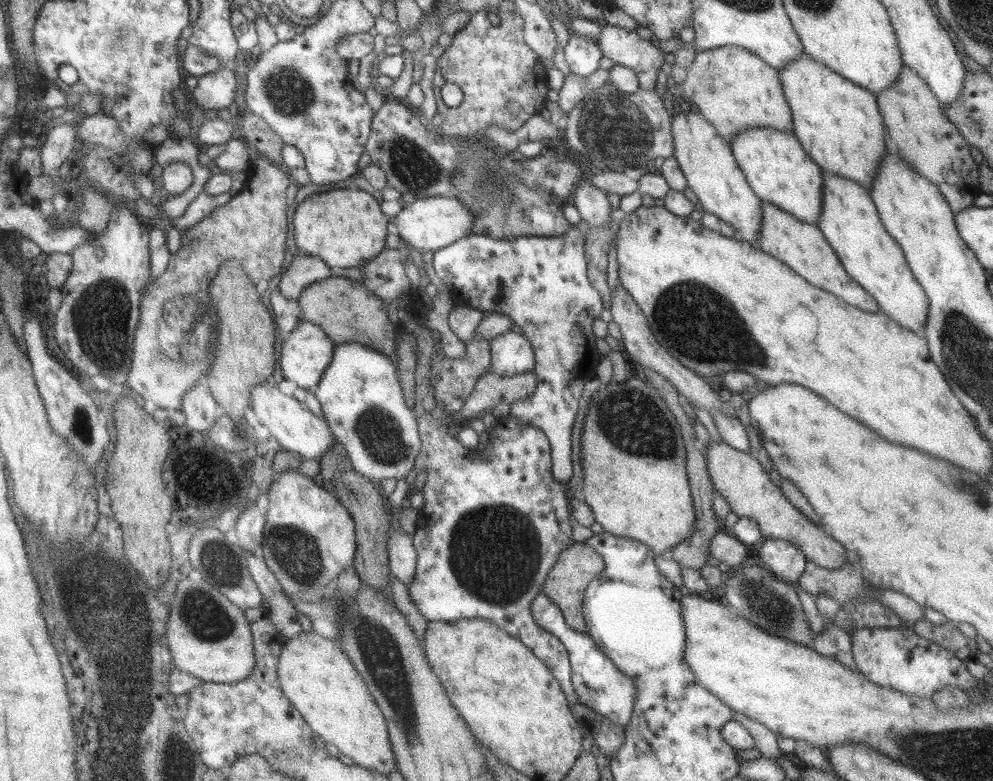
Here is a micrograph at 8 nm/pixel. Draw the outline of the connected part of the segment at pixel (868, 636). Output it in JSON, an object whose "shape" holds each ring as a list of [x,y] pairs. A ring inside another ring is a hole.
{"shape":[[[860,628],[850,635],[852,657],[858,670],[869,682],[907,696],[930,698],[936,690],[952,686],[962,691],[975,687],[965,664],[951,651],[928,641],[911,628]]]}

